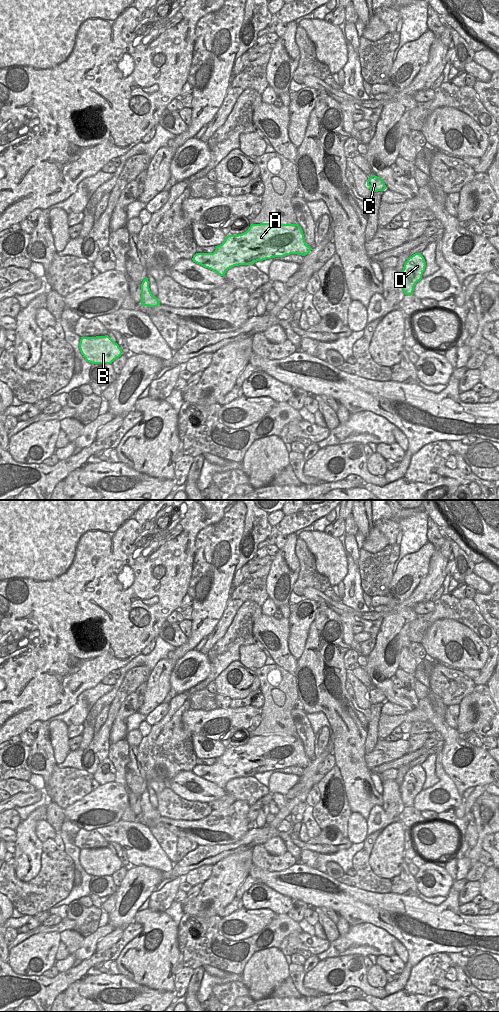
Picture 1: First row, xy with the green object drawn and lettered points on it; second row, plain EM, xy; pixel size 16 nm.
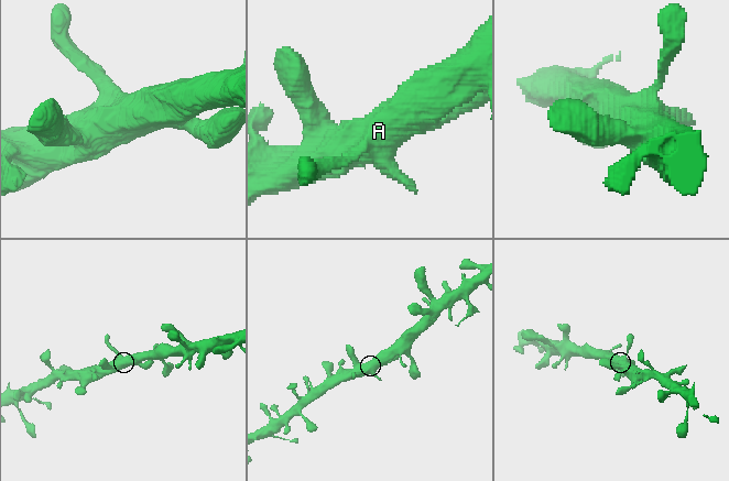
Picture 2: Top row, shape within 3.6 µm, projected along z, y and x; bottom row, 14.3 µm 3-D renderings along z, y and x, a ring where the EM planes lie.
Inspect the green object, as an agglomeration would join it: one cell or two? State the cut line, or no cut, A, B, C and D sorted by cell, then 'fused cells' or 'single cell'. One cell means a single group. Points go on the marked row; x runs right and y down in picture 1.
no cut | A B C D | single cell

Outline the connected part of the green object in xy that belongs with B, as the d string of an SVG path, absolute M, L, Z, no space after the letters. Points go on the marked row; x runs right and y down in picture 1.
M108 335L81 337L79 349L91 364L111 364L122 355L122 350Z

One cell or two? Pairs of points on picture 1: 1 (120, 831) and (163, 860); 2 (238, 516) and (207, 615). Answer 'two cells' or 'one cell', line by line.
1: one cell
2: one cell

